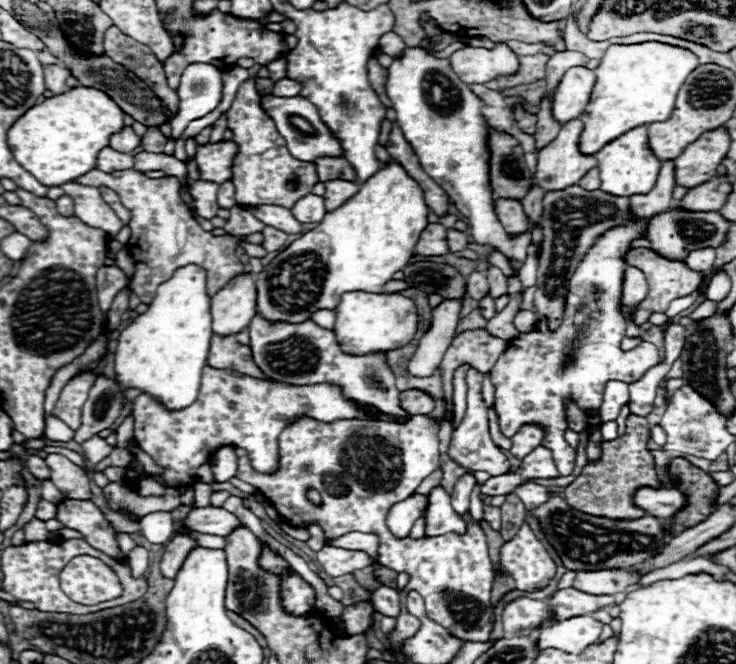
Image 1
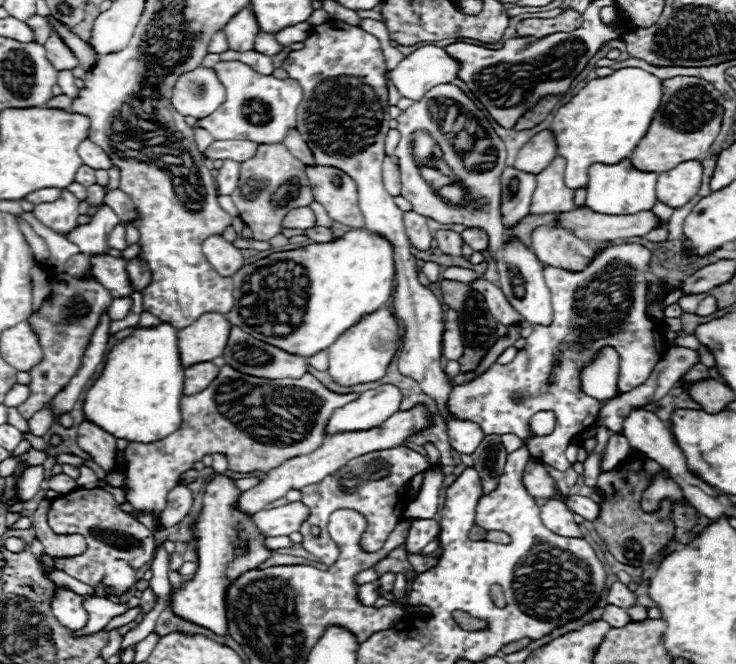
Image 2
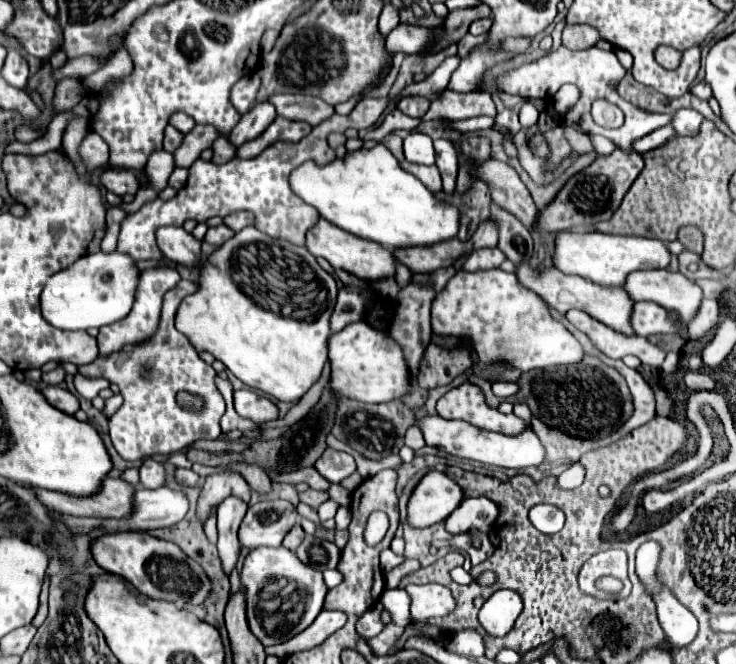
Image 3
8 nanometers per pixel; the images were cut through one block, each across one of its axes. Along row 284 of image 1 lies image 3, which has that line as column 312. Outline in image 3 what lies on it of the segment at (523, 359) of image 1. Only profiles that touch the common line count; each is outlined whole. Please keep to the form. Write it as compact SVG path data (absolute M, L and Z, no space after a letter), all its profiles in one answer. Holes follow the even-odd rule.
M284 546L252 550L242 568L242 586L246 594L246 616L252 634L264 644L282 644L306 630L320 614L328 592L322 572L314 572Z

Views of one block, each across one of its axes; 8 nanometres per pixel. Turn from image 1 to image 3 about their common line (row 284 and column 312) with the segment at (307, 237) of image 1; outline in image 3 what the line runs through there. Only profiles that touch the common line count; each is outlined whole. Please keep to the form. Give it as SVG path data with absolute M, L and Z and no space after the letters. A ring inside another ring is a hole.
M248 226L244 228L242 232L236 232L230 240L226 240L216 252L212 252L202 268L200 268L200 278L198 278L198 288L194 294L186 296L178 308L178 314L176 314L176 328L188 338L192 340L192 346L196 348L196 352L210 352L216 360L220 360L238 380L242 380L244 384L248 384L250 388L256 388L256 390L262 390L264 394L276 398L276 400L282 400L282 402L296 402L300 400L308 388L320 378L322 374L322 368L326 364L326 358L328 358L328 348L326 348L326 342L328 342L328 336L330 336L330 330L328 330L328 320L330 320L330 314L332 314L332 308L336 304L336 280L324 272L316 258L304 248L304 246L294 246L286 240L278 240L278 238L272 238L260 230L256 230L254 226Z

